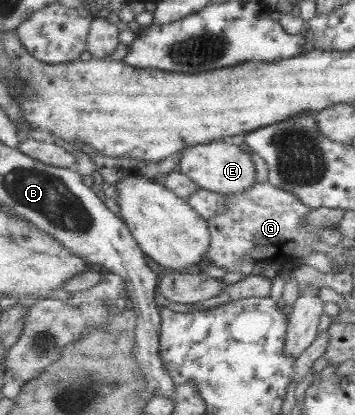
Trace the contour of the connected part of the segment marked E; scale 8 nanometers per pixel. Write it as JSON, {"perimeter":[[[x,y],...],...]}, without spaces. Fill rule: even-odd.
{"perimeter":[[[216,139],[209,143],[190,146],[182,151],[179,170],[190,176],[202,189],[222,195],[242,193],[256,182],[256,164],[249,149],[232,144],[229,140]]]}

